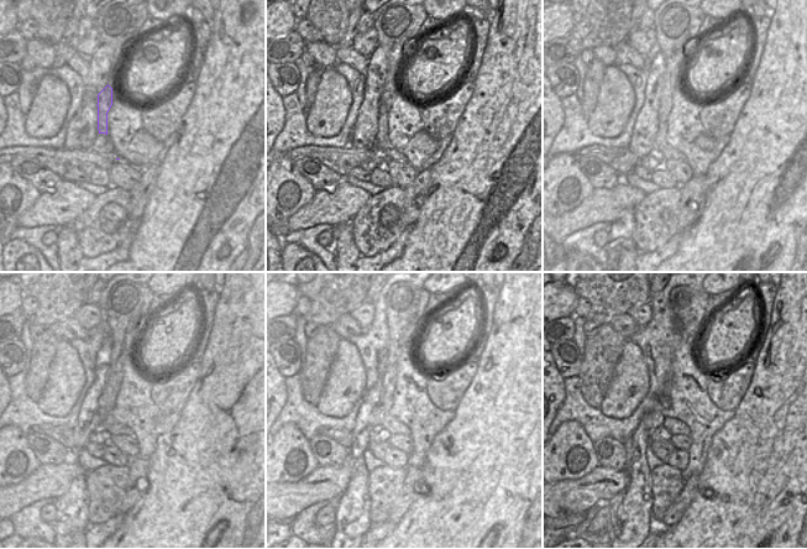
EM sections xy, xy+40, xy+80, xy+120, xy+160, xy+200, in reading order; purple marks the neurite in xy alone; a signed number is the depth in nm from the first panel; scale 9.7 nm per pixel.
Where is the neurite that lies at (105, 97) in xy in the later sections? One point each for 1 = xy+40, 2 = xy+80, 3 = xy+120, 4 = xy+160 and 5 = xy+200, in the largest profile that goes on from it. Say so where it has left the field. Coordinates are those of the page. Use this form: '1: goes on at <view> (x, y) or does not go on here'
1: goes on at xy+40 (382, 144)
2: goes on at xy+80 (659, 142)
3: goes on at xy+120 (115, 428)
4: goes on at xy+160 (393, 425)
5: goes on at xy+200 (675, 427)

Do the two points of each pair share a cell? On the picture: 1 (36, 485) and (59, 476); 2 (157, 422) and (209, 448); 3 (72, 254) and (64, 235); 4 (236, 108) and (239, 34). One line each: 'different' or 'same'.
1: same
2: different
3: same
4: same

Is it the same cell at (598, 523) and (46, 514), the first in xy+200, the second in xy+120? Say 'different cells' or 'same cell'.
same cell

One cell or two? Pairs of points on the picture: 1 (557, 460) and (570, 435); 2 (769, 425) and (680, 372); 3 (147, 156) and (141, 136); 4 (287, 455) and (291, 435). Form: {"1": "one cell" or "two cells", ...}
{"1": "one cell", "2": "two cells", "3": "one cell", "4": "one cell"}

